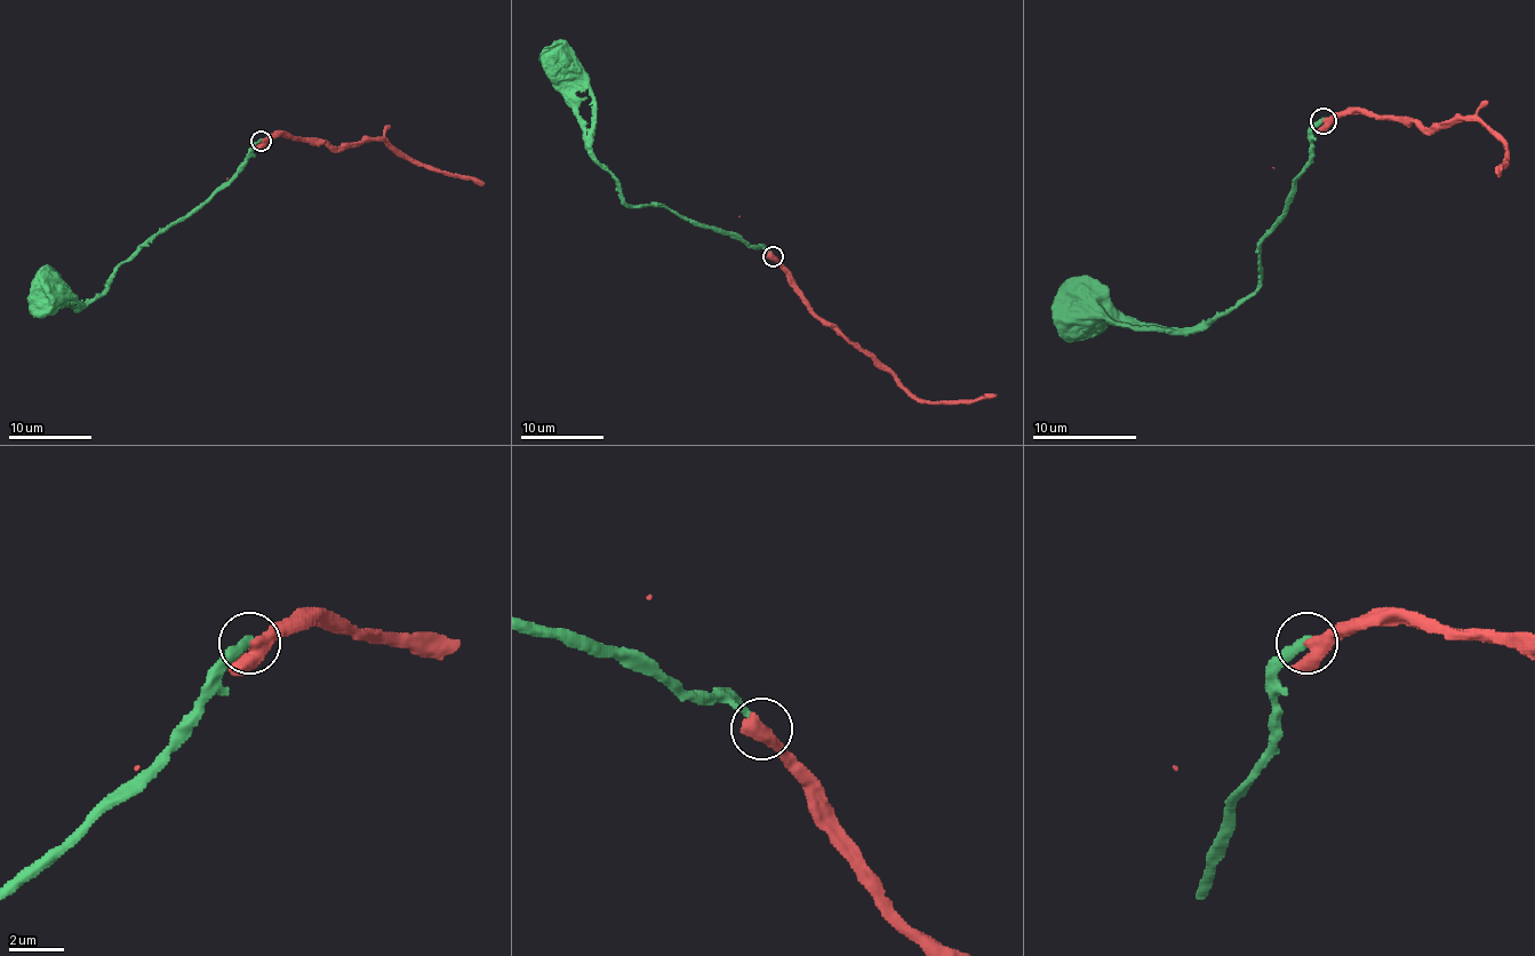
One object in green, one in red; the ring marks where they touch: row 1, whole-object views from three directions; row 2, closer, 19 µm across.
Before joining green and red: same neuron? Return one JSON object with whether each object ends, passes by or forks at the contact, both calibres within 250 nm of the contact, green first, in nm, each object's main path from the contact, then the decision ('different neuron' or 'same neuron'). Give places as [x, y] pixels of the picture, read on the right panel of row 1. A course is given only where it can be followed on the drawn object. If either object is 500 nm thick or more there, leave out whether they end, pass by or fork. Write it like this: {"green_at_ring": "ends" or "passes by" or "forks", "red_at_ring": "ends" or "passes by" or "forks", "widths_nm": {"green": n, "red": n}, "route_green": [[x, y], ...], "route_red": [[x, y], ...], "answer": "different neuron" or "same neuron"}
{"green_at_ring": "ends", "red_at_ring": "passes by", "widths_nm": {"green": 320, "red": 440}, "route_green": [[1322, 120], [1286, 210], [1260, 239], [1260, 284], [1253, 292], [1206, 328], [1119, 326], [1098, 308], [1088, 320]], "route_red": [[1322, 120], [1367, 112], [1416, 120], [1424, 127], [1479, 120], [1505, 145], [1505, 161], [1497, 174]], "answer": "different neuron"}

